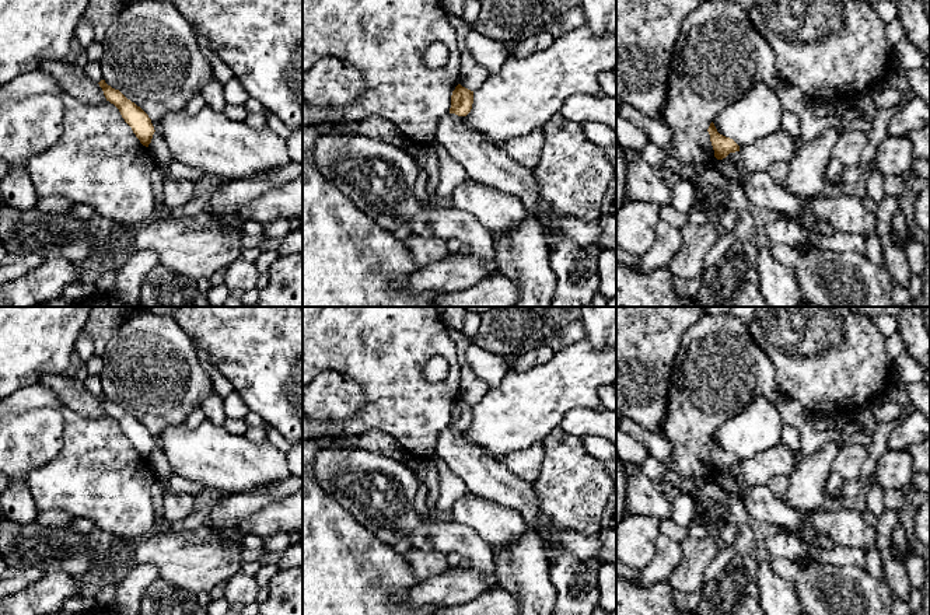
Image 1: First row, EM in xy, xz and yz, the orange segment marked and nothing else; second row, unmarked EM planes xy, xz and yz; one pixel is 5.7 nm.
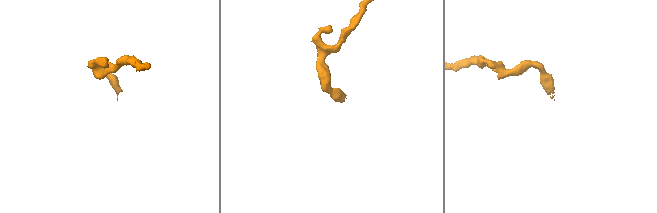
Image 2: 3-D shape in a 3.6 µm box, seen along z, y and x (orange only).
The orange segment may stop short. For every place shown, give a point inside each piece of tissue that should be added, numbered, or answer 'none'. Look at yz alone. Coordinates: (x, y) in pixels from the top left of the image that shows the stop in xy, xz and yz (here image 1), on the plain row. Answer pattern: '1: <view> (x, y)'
1: yz (731, 484)

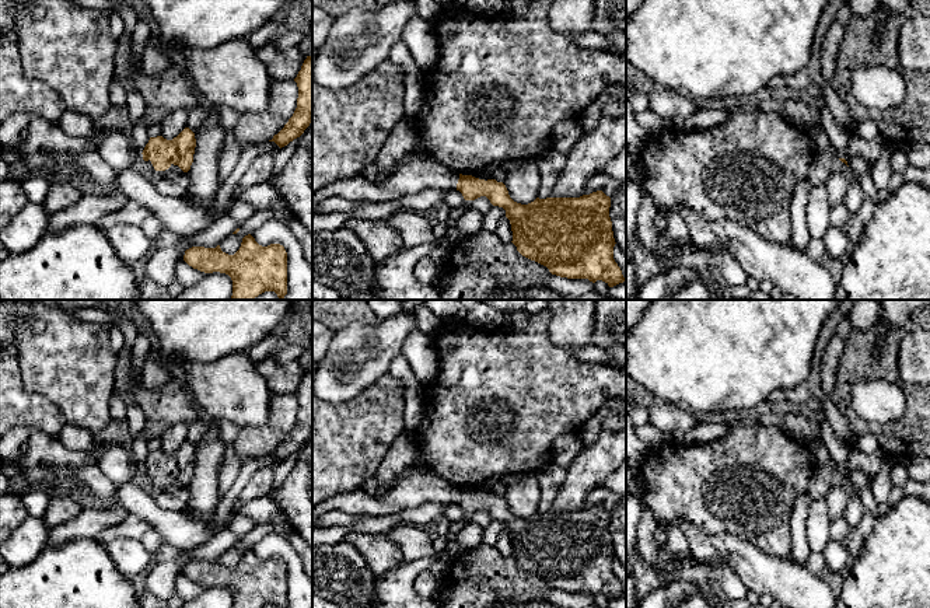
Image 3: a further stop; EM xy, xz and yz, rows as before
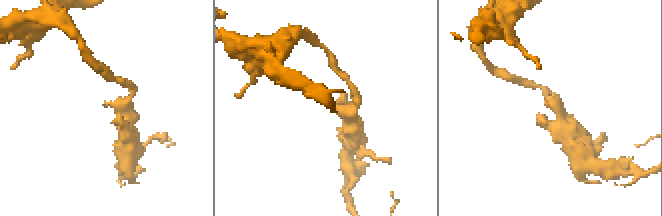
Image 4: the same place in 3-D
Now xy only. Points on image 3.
1: xy (157, 488)

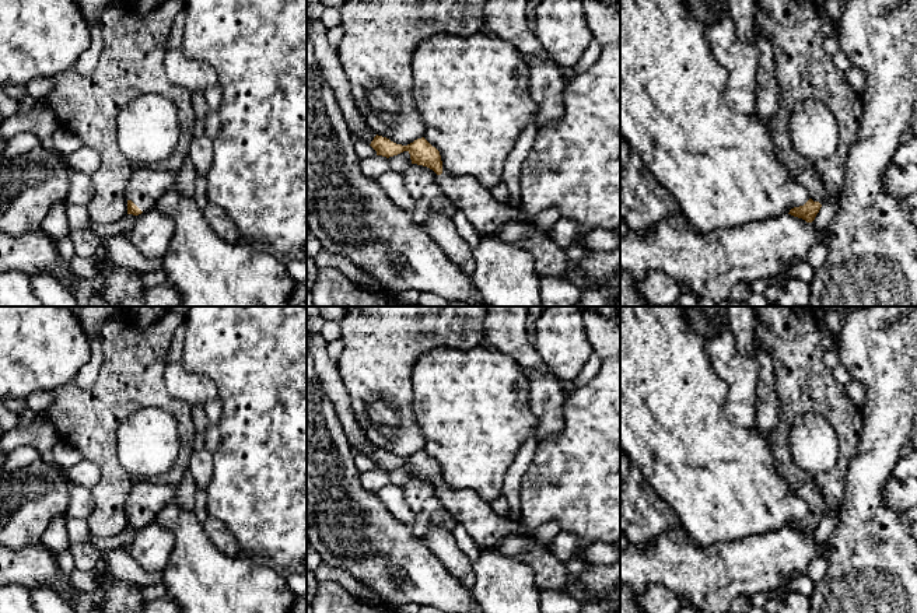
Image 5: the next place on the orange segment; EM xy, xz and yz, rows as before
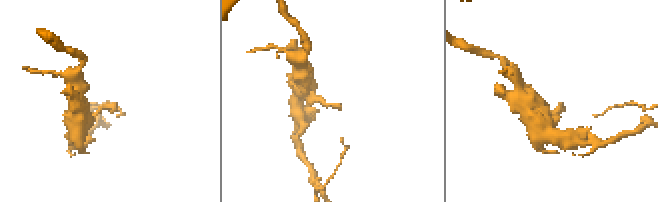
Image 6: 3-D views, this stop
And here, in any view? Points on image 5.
1: xy (147, 498)

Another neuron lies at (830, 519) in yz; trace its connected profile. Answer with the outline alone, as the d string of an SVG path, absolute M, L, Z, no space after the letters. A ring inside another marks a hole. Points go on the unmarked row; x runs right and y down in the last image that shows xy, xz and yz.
M841 504L837 508L825 514L825 516L822 518L819 526L813 533L818 543L829 542L830 535L833 533L834 528L839 523L840 515L841 515Z

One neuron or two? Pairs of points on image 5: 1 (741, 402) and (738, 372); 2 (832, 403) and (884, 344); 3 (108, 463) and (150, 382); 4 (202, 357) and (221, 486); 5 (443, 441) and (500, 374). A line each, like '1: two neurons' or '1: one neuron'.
1: one neuron
2: two neurons
3: one neuron
4: one neuron
5: one neuron

